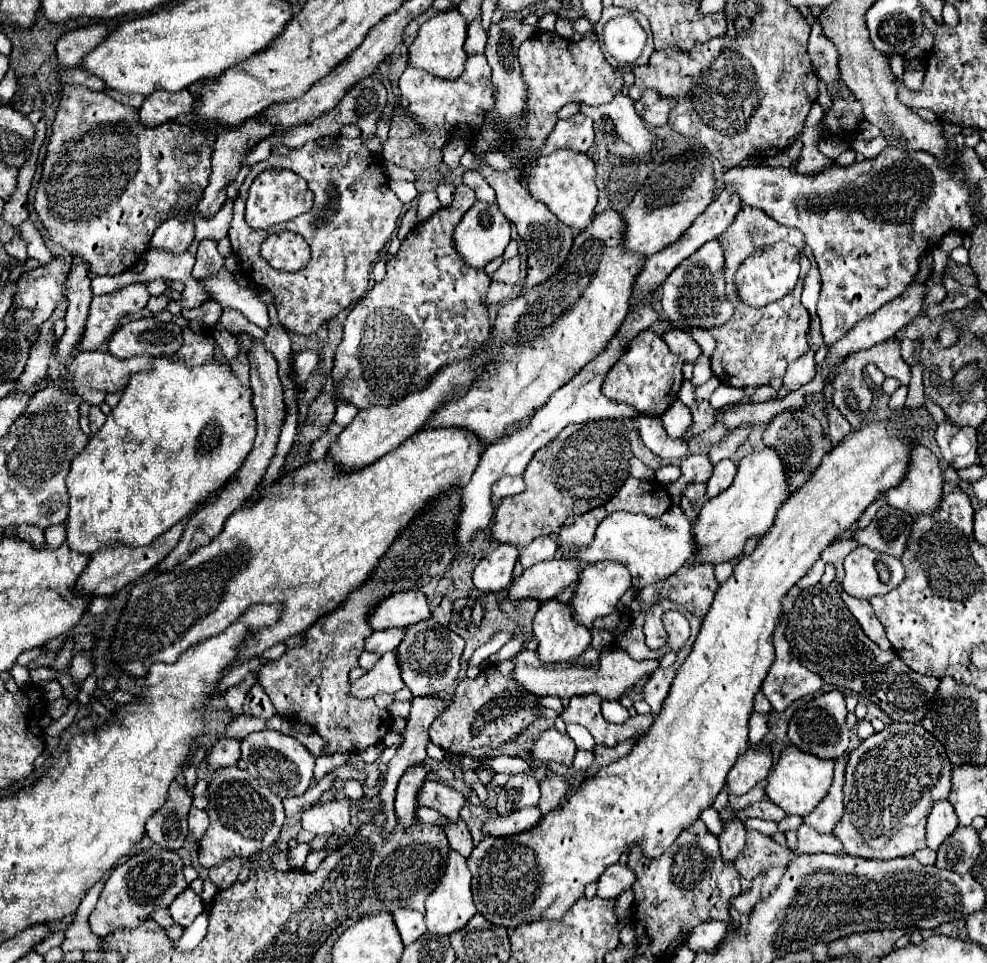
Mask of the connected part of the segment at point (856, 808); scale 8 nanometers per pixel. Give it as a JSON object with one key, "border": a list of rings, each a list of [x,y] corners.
{"border":[[[893,723],[879,733],[867,737],[861,745],[851,749],[845,771],[845,811],[835,825],[833,835],[841,841],[847,855],[865,859],[893,859],[899,855],[913,855],[925,847],[925,823],[931,807],[939,799],[947,799],[951,791],[953,765],[943,751],[943,745],[927,733],[919,723]]]}

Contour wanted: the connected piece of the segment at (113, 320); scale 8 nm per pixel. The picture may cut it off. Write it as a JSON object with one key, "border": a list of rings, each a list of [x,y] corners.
{"border":[[[131,283],[125,285],[119,291],[113,291],[109,295],[97,295],[91,301],[89,317],[85,323],[83,339],[79,341],[79,347],[73,357],[81,351],[95,351],[99,349],[111,335],[113,331],[121,325],[121,321],[129,315],[139,313],[145,309],[151,293],[147,291],[147,283]]]}

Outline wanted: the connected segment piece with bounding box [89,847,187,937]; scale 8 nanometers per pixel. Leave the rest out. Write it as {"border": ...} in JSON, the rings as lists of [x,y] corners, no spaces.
{"border":[[[151,847],[131,859],[127,859],[123,865],[117,865],[101,895],[97,901],[97,907],[89,915],[89,927],[97,937],[107,937],[119,927],[131,929],[139,927],[139,923],[147,921],[151,917],[151,911],[157,911],[159,907],[169,907],[171,901],[187,889],[187,883],[183,879],[183,861],[177,853]]]}

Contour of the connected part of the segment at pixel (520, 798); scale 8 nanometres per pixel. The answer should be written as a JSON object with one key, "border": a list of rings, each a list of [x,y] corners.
{"border":[[[515,773],[515,775],[511,775],[505,789],[501,789],[495,811],[499,815],[509,815],[523,807],[537,805],[539,797],[541,797],[541,793],[539,793],[539,783],[535,781],[535,777],[531,777],[527,773]]]}

